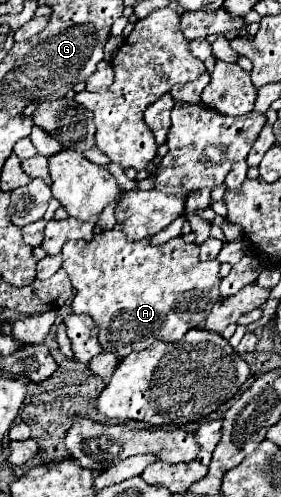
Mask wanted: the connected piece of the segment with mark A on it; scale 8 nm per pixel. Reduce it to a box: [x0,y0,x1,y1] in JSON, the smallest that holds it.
[61,230,219,358]

